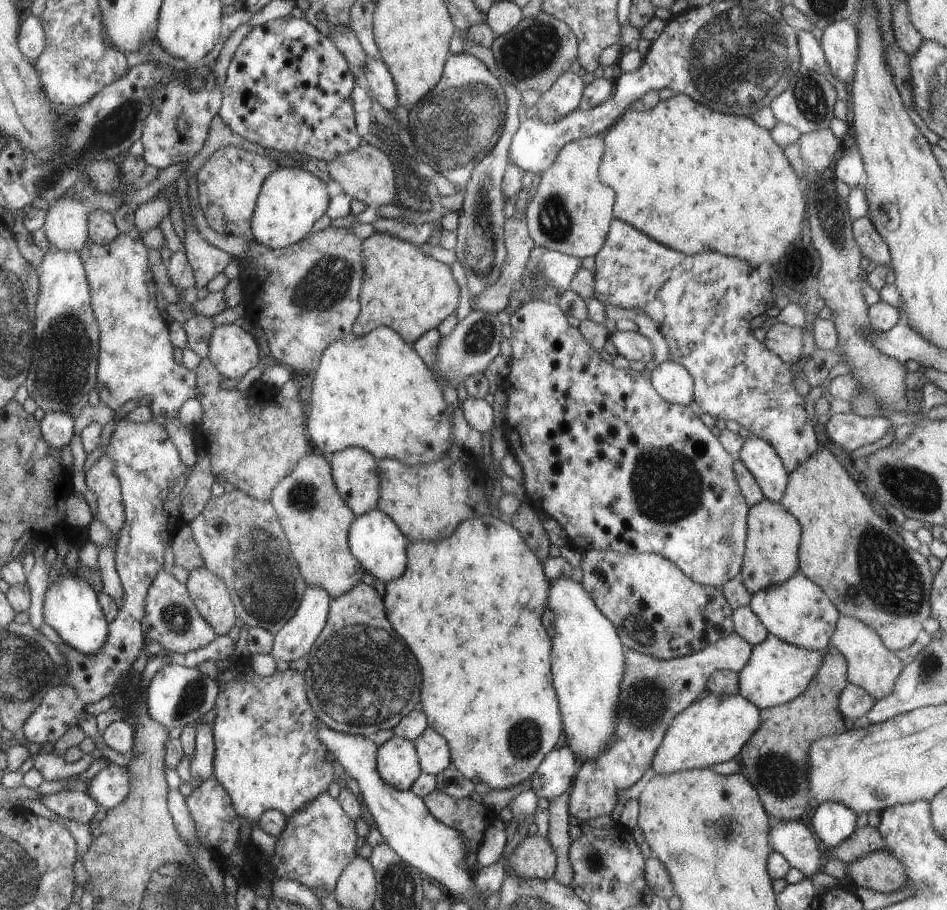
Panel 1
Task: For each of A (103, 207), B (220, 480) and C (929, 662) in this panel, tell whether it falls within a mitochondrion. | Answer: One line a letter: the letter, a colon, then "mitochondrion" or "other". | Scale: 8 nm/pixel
A: other
B: other
C: mitochondrion

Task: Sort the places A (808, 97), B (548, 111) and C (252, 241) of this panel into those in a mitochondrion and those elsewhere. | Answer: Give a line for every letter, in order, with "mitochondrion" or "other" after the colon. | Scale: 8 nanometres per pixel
A: mitochondrion
B: mitochondrion
C: other

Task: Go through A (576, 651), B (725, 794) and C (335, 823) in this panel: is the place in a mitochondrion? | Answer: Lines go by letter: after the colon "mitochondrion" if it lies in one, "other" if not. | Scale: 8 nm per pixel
A: other
B: other
C: other

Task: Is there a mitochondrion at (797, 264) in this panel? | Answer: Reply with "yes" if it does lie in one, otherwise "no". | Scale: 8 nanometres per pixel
no

